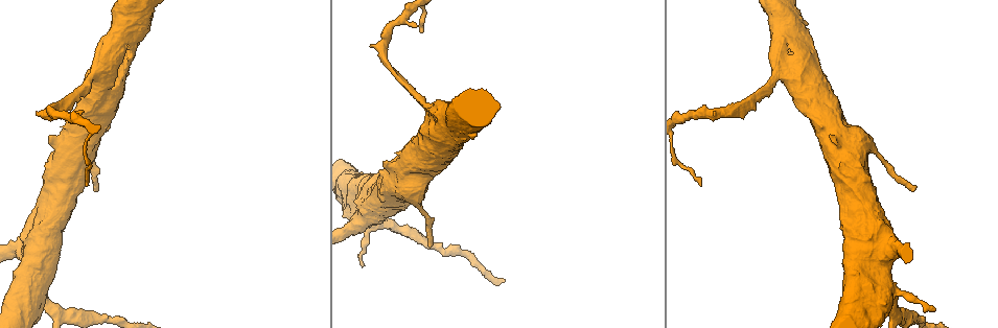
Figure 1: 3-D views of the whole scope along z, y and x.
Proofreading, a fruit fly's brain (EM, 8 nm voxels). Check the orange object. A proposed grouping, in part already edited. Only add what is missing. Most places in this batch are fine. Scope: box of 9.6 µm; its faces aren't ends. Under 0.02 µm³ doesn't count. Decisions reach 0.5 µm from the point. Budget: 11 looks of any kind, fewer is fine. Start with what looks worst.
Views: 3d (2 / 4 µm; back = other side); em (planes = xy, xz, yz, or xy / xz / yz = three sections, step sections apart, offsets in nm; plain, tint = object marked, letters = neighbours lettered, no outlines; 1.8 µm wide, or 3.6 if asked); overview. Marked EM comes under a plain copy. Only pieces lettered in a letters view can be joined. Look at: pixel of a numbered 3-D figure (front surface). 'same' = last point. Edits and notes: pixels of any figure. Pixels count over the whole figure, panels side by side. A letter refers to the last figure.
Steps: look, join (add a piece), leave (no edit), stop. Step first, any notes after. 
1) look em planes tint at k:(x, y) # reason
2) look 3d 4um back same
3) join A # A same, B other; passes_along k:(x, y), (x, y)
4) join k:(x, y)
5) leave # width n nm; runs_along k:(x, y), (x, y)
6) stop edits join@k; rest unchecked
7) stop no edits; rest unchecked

look 3d 4um at 1:(932, 310) # an open end

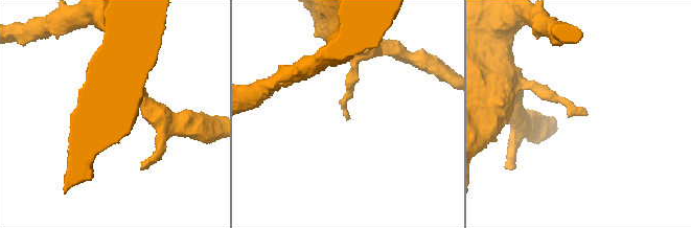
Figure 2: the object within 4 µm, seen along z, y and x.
look em 3.6um planes letters at 2:(583, 113) # need the tissue

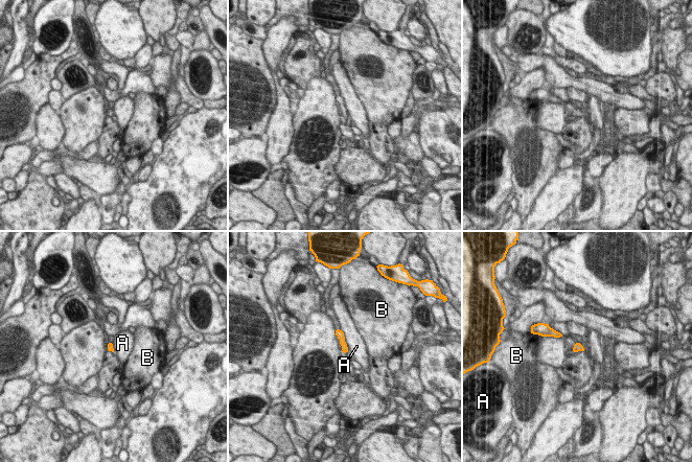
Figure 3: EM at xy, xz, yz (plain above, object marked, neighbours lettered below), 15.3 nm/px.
leave # longest_contact A 360 nm; A other, B other; runs_along 3:(338, 331), (345, 350); no lettered piece goes on from it

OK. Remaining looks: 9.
look 3d 2um at 1:(99, 58) # sharp bend

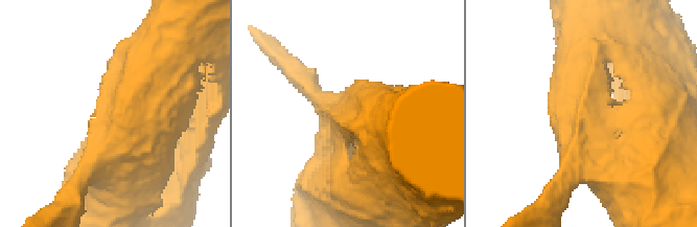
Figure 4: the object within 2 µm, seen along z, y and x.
look em planes tint at 4:(606, 109) # arm_widths 240, 400 nm; need the tissue

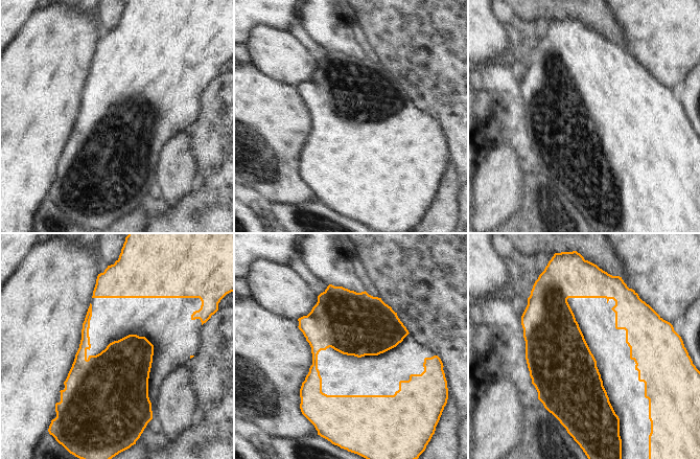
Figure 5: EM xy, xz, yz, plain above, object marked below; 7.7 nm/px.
look em planes letters same

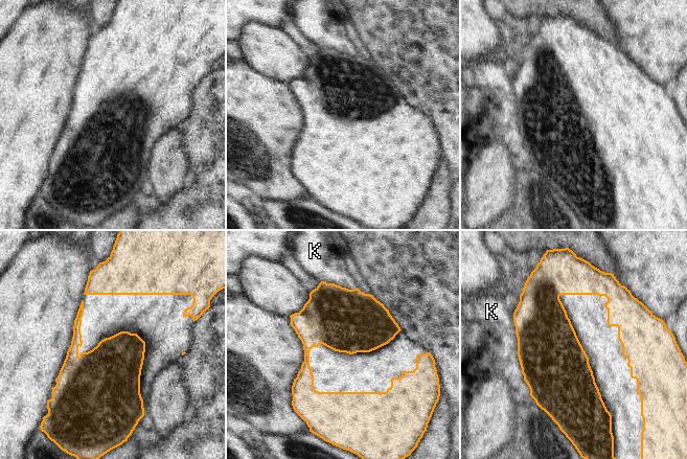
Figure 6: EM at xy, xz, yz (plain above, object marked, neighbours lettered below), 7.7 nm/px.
leave # longest_contact K 500 nm; K other; border 6:(512, 314), (517, 356), (524, 380); no lettered piece goes on from it

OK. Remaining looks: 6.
look 3d 2um back at 1:(420, 31) # thin end

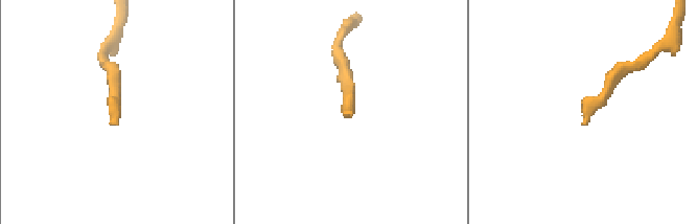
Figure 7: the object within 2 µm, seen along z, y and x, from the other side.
look em planes letters at 7:(352, 112)

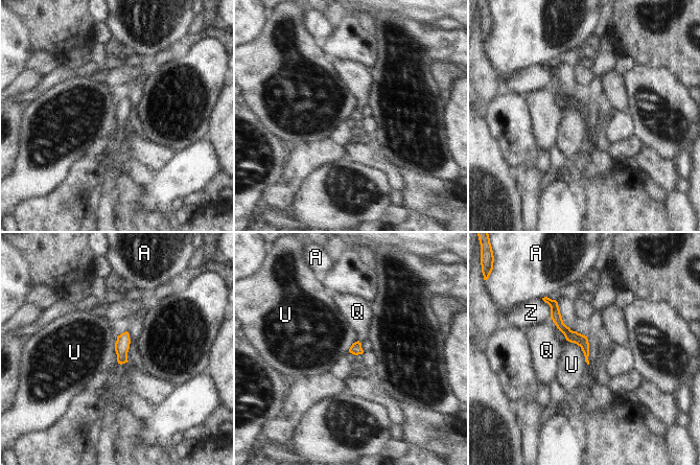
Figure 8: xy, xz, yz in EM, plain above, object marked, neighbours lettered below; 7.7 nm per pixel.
leave # A other, Q other, U other, Z other; runs_along 8:(551, 302), (558, 322), (586, 353); no lettered piece goes on from it

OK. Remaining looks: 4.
look em planes letters at 1:(417, 25) # free end

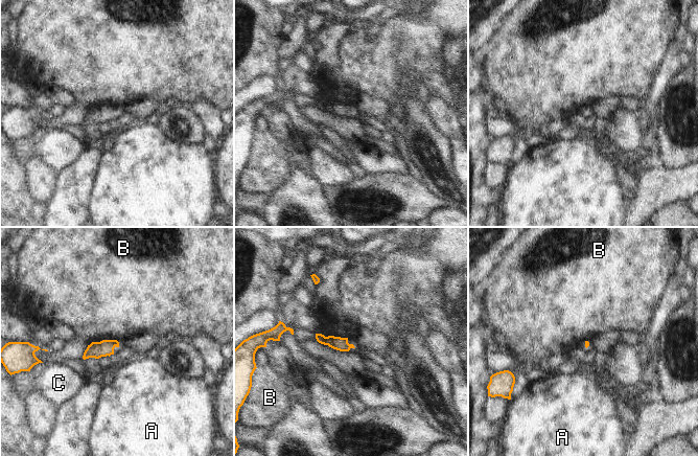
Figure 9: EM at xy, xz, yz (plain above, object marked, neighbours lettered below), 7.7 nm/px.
leave # A other, B other, C other; border 9:(321, 333), (325, 336), (346, 338); none of them fits

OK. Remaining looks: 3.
stop no edits; rest unchecked

